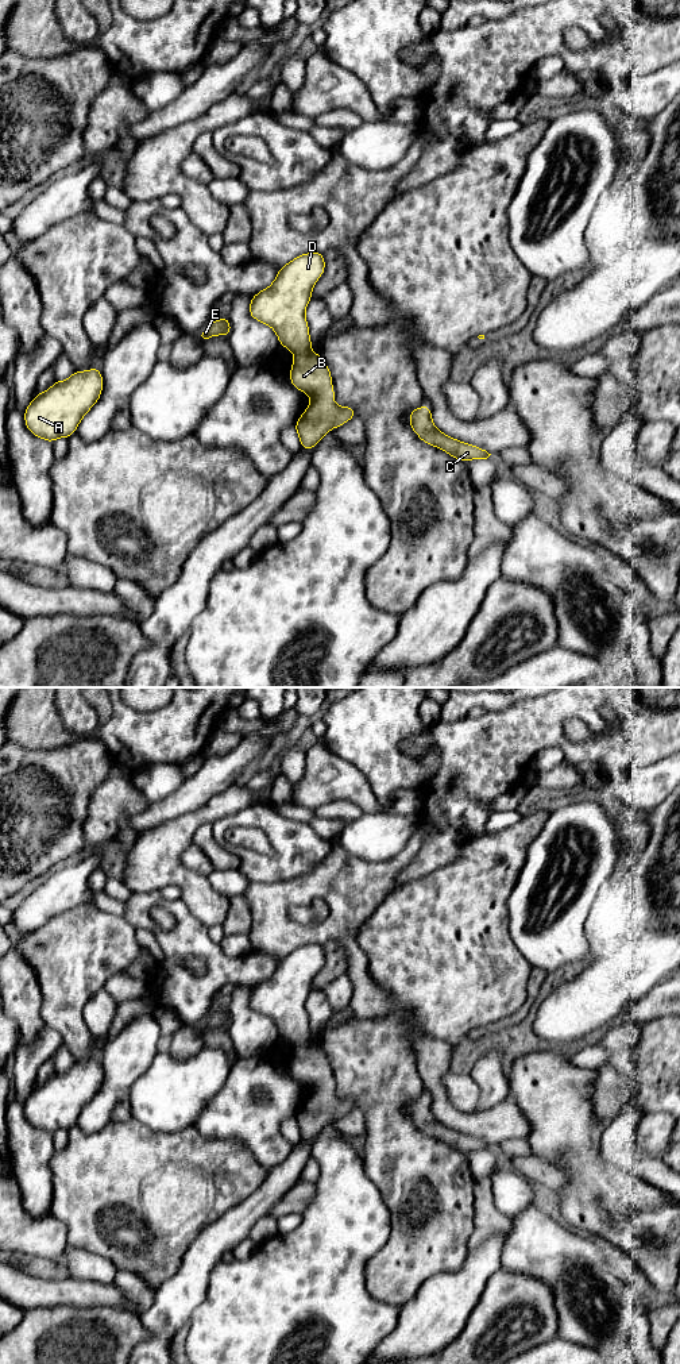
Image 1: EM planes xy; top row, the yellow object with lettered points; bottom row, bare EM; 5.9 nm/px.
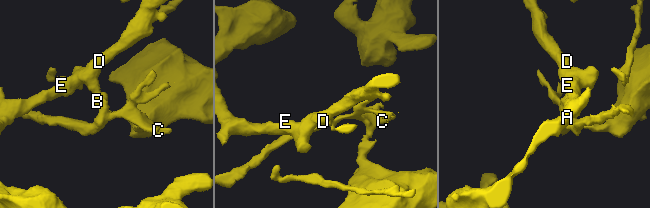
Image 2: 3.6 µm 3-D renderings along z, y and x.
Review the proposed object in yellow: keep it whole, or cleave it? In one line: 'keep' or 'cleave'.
cleave

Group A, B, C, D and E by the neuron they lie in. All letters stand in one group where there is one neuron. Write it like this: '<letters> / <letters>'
A D E / B C

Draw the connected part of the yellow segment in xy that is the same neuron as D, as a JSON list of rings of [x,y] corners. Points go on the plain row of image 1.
[[[324,944],[301,945],[283,956],[274,974],[250,993],[250,1007],[270,1017],[279,1036],[293,1045],[312,1040],[305,1001],[324,962]]]

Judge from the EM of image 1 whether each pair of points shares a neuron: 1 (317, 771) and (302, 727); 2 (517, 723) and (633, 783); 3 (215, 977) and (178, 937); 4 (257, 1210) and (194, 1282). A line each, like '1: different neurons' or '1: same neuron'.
1: different neurons
2: different neurons
3: same neuron
4: same neuron

